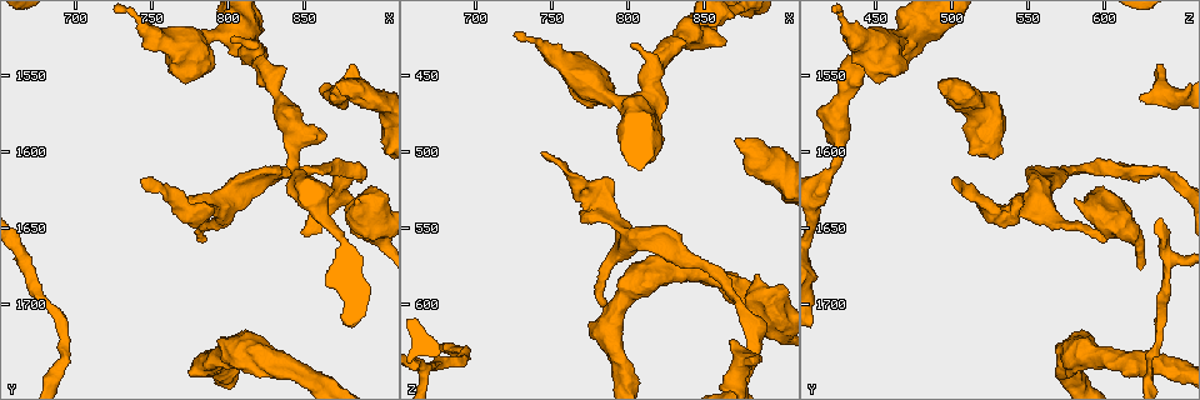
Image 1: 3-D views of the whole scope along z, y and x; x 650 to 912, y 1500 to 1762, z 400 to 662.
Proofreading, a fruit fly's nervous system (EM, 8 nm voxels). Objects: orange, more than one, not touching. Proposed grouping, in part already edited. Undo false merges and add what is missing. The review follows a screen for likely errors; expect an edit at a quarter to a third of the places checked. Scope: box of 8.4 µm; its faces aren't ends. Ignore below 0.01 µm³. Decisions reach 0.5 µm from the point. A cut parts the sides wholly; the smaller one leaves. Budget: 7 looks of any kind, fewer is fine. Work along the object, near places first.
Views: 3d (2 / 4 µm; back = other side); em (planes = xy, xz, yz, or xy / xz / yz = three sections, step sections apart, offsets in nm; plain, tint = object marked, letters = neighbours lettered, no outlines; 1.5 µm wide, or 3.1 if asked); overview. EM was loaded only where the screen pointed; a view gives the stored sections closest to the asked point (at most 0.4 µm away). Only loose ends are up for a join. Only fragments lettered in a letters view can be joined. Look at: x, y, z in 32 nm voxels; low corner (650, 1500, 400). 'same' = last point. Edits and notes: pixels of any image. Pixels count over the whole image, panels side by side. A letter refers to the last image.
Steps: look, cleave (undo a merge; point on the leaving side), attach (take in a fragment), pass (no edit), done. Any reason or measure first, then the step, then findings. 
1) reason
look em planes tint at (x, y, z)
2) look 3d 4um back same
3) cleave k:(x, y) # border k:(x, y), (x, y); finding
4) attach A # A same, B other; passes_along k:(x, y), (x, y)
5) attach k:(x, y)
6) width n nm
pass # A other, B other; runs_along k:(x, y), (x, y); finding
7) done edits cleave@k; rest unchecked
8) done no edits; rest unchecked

an open end
look em yz step 8 tint at (864, 1588, 428)

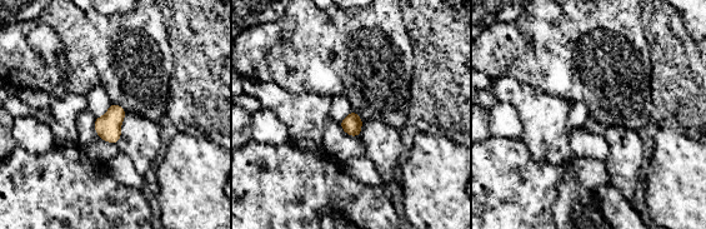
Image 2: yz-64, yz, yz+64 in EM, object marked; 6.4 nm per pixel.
look em planes letters same

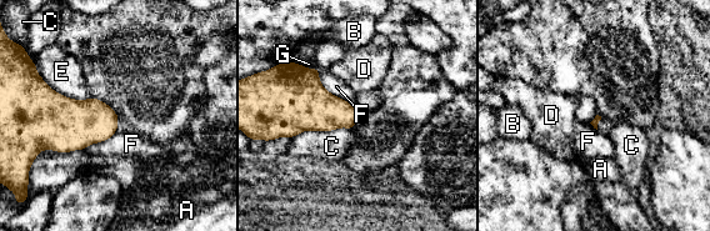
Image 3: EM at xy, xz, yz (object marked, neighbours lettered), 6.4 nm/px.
pass # A other, B other, C other, D other, E other, F other, G other; no lettered fragment goes on from it

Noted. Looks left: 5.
branch stops here
look 3d 2um at (880, 1542, 636)

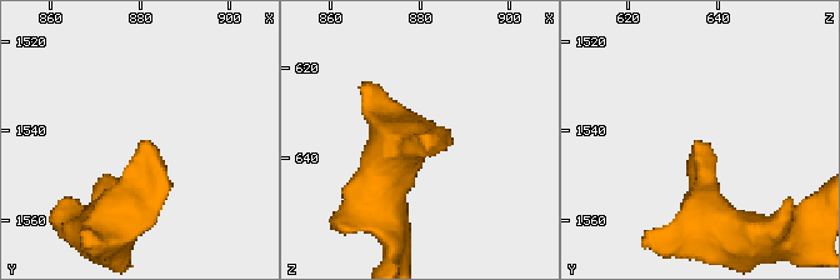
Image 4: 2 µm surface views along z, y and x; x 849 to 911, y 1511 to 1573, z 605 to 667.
need the tissue
look em planes plain at (880, 1543, 635)

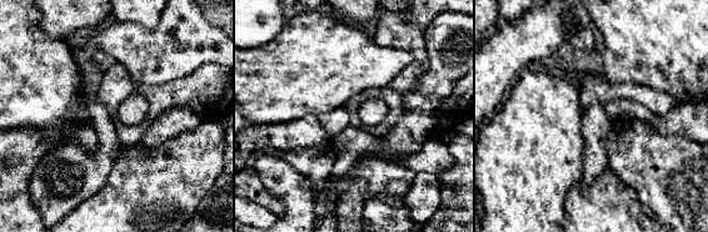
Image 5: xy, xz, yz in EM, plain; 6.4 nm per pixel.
see the neighbours
look em planes letters same

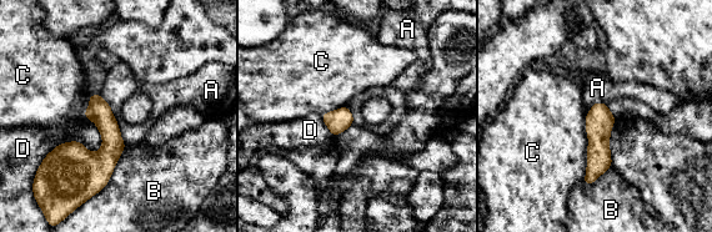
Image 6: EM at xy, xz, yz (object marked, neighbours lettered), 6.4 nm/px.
width 140 nm
pass # A other, B other, C other, D other; border 6:(91, 95), (101, 146), (59, 145); no lettered fragment goes on from it

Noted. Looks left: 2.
done no edits; rest unchecked

